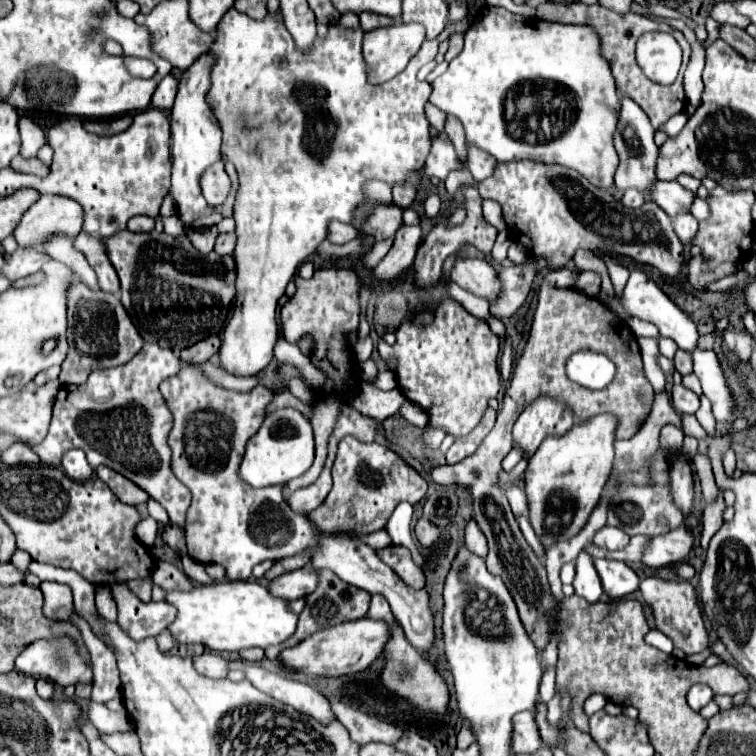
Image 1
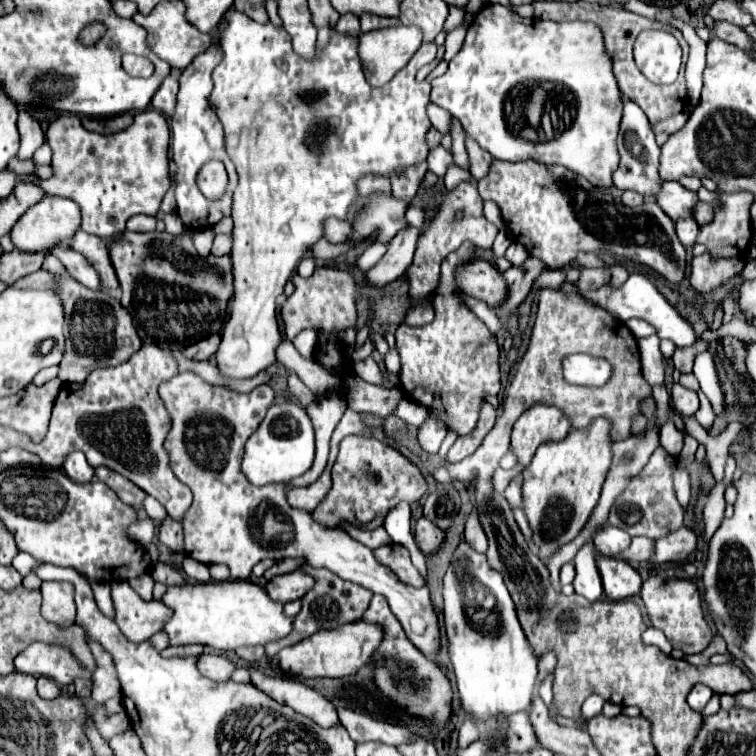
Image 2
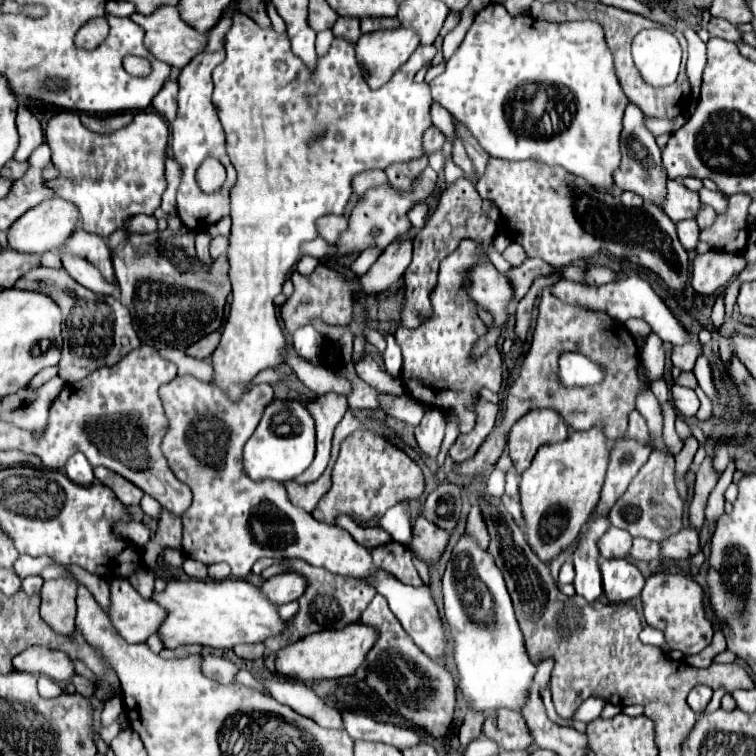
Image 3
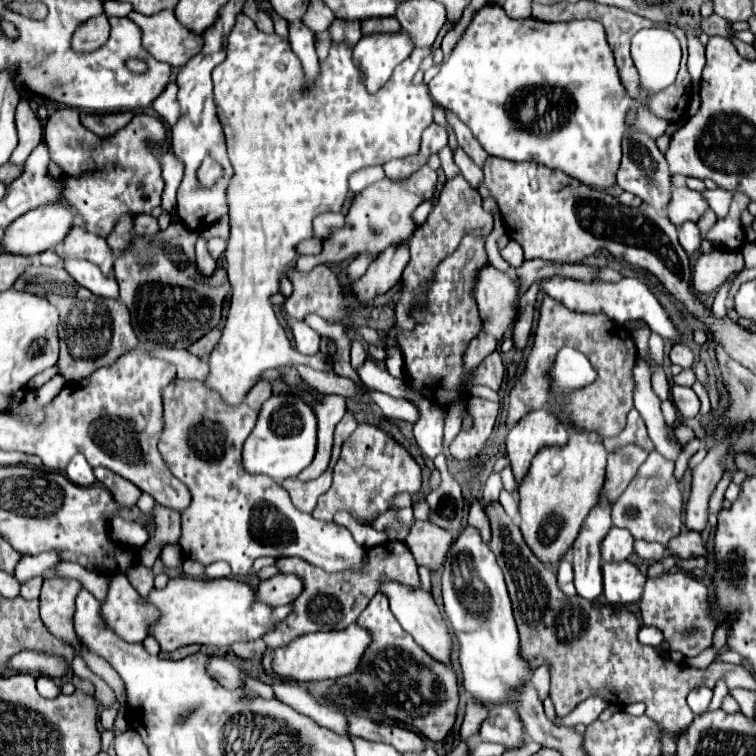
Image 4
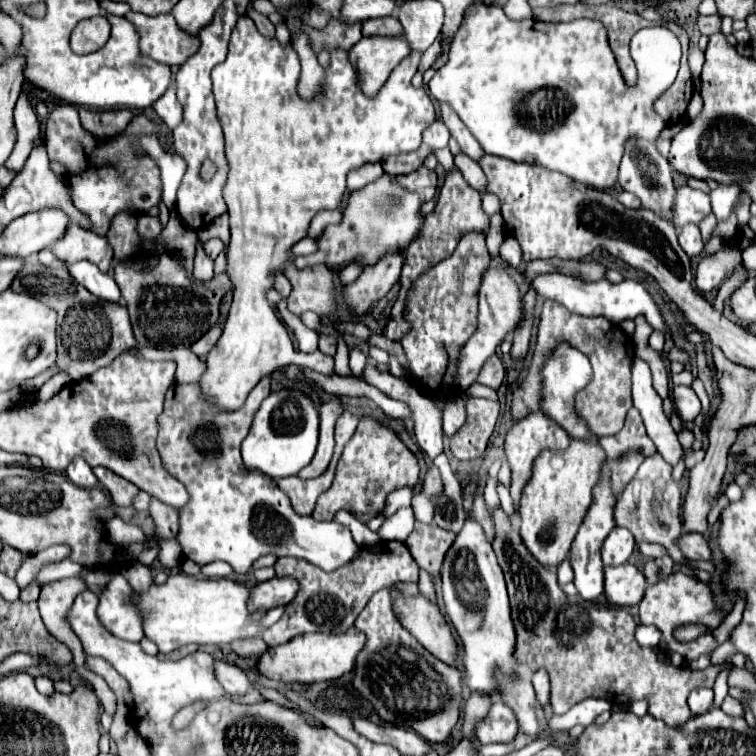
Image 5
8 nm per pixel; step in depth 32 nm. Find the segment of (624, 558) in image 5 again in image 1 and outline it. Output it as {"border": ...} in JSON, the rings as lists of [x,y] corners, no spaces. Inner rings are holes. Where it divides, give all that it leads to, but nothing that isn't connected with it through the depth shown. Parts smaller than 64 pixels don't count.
{"border":[[[604,526],[594,536],[594,544],[600,548],[606,548],[606,550],[622,550],[628,544],[628,540],[630,540],[630,536],[624,530],[614,528],[614,526]]]}

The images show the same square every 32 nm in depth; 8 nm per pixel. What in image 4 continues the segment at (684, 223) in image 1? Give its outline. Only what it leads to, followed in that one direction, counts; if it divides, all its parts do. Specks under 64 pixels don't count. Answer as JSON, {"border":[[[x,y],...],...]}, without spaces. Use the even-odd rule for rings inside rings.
{"border":[[[686,222],[678,228],[678,238],[680,238],[680,244],[682,248],[688,252],[688,254],[694,254],[694,252],[700,252],[700,244],[702,244],[702,236],[700,236],[700,230],[694,222]]]}

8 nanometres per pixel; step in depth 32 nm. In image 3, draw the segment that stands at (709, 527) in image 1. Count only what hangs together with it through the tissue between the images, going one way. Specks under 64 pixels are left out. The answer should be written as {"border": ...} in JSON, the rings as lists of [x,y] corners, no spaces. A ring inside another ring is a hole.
{"border":[[[730,462],[728,468],[724,470],[724,474],[720,476],[716,488],[712,490],[710,498],[708,498],[708,506],[706,506],[706,522],[708,522],[708,526],[710,526],[710,532],[712,532],[714,526],[716,526],[714,520],[724,512],[724,492],[726,492],[726,488],[728,488],[728,484],[732,482],[732,474],[734,474],[734,464]]]}

